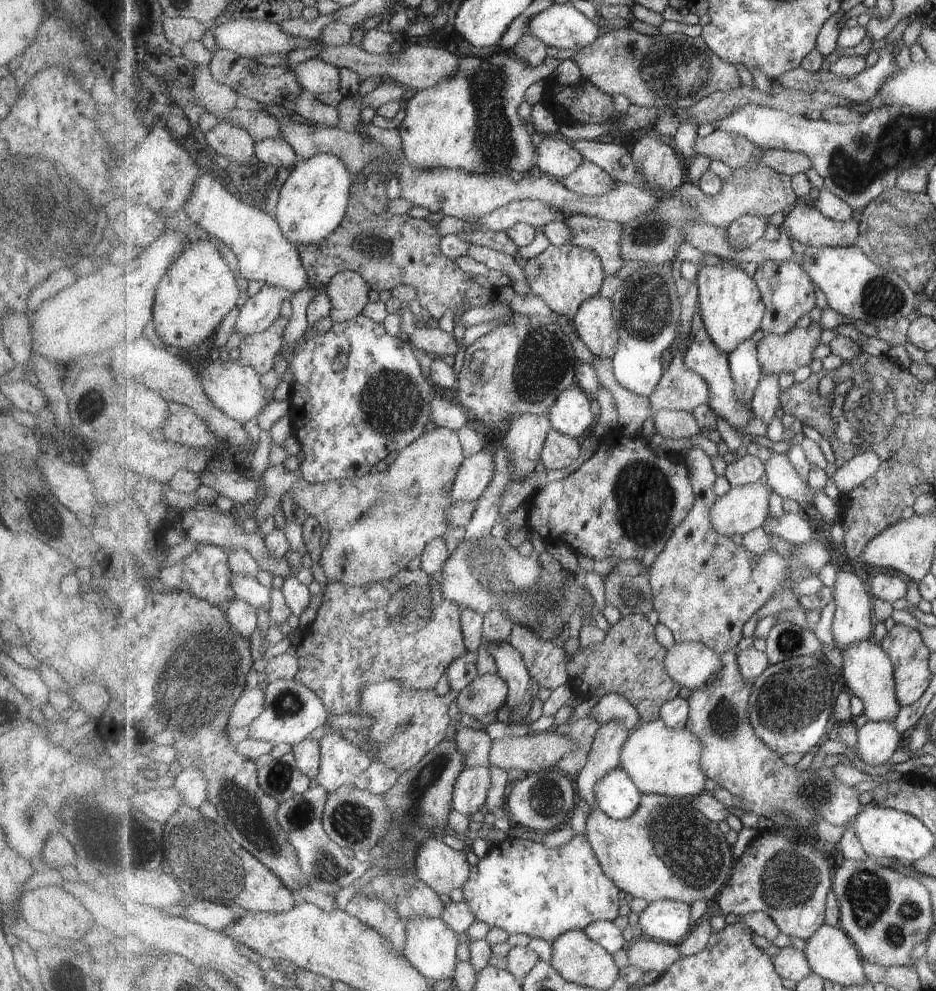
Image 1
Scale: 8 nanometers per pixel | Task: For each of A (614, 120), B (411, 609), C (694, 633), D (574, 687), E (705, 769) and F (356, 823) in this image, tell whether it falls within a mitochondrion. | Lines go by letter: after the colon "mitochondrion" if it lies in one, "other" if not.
A: other
B: mitochondrion
C: other
D: other
E: other
F: mitochondrion

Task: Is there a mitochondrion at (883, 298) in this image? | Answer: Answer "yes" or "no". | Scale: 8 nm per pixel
yes

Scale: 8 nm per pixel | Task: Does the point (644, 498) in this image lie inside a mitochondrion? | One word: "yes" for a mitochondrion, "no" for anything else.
yes

